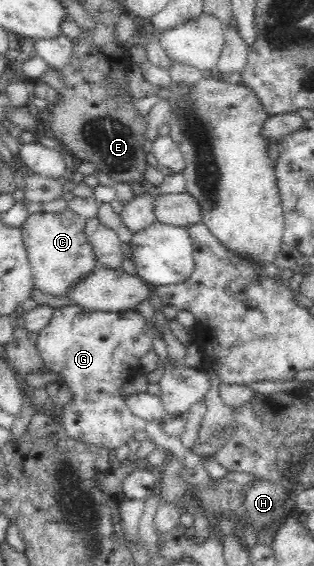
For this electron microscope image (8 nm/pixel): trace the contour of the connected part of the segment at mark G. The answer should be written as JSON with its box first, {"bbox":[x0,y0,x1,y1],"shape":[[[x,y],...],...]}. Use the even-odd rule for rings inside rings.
{"bbox":[36,304,153,449],"shape":[[[71,304],[53,308],[51,320],[38,333],[36,344],[44,370],[53,372],[71,391],[71,402],[58,410],[61,424],[71,438],[89,445],[111,449],[127,443],[136,432],[145,431],[146,422],[135,416],[122,395],[122,384],[142,372],[141,358],[153,348],[152,332],[146,318],[135,309],[119,312],[90,311]]]}

